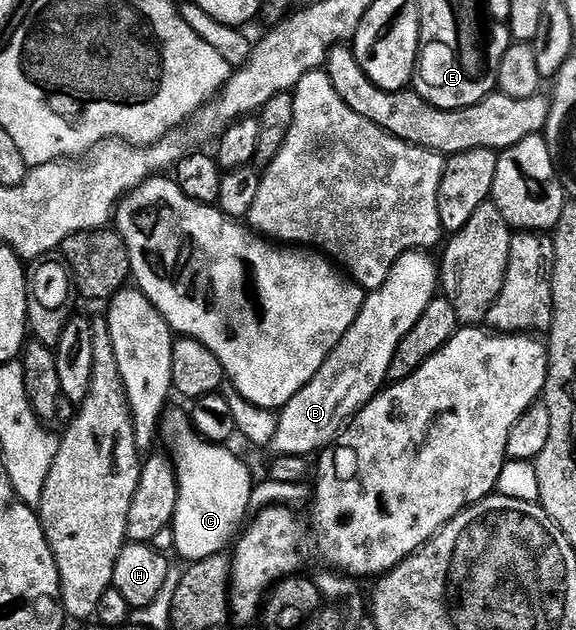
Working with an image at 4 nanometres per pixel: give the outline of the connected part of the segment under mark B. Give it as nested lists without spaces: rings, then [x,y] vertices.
[[[421,251],[405,252],[394,264],[384,286],[373,289],[362,304],[356,322],[320,366],[320,370],[281,409],[272,443],[278,456],[309,457],[329,448],[338,433],[387,383],[392,358],[400,342],[420,322],[420,314],[436,299],[440,268]]]

